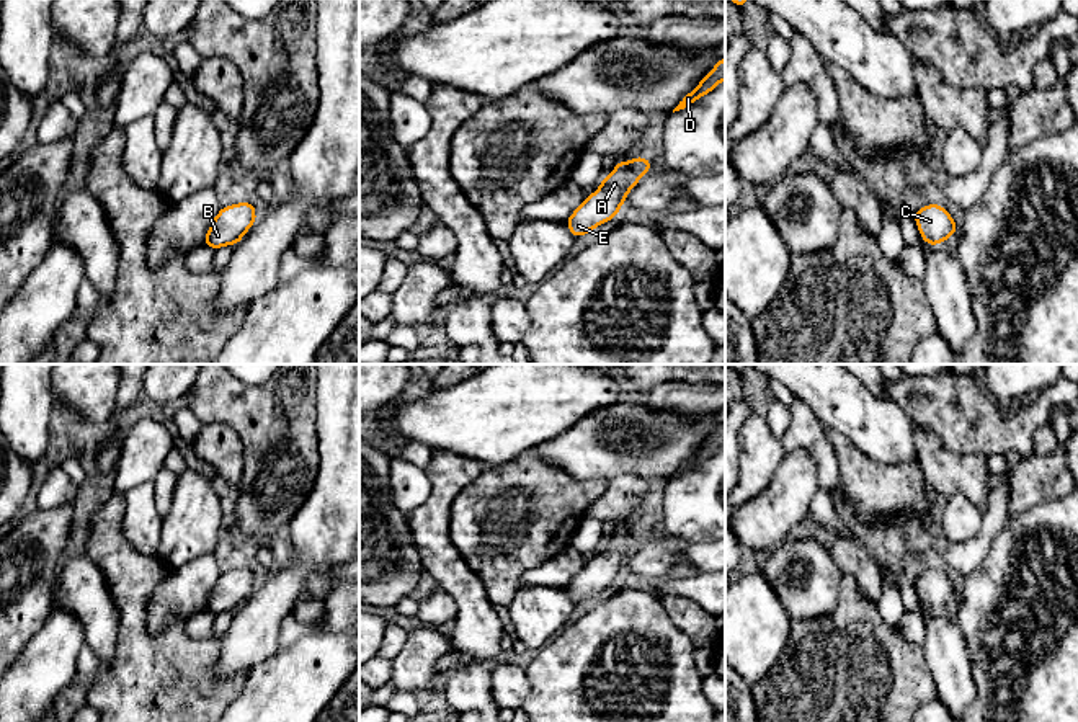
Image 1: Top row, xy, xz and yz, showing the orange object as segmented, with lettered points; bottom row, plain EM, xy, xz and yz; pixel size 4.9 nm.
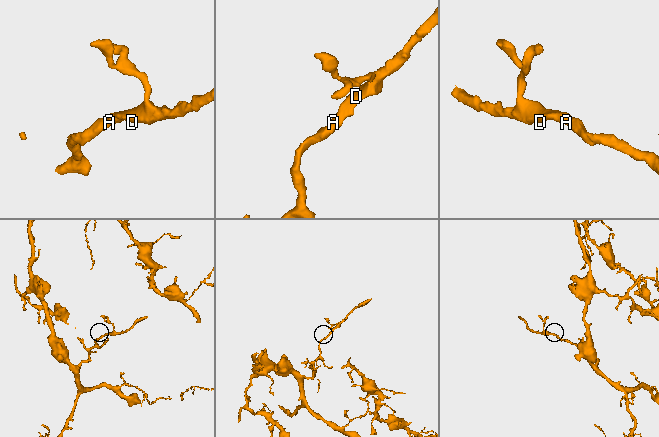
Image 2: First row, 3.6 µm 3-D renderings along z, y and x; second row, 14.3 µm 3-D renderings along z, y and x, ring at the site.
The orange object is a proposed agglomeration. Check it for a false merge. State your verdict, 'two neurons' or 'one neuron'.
one neuron

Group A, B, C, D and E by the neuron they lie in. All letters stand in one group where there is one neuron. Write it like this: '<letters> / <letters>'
A B C D E

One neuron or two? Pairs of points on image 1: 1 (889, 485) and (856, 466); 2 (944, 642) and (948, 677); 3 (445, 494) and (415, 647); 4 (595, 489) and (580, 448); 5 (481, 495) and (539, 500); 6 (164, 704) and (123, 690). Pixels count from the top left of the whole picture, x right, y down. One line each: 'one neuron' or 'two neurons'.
1: one neuron
2: one neuron
3: two neurons
4: two neurons
5: one neuron
6: one neuron

